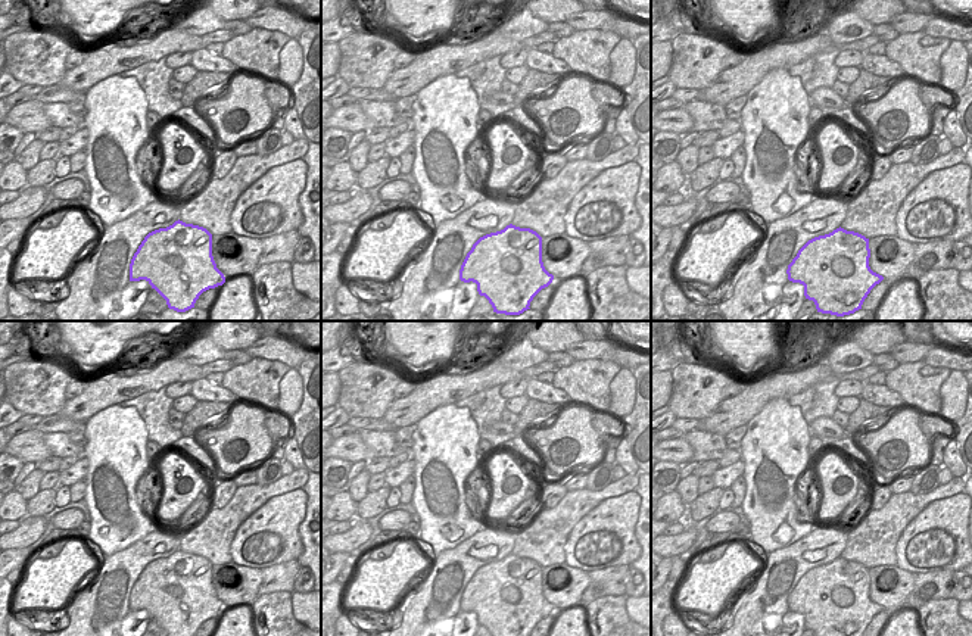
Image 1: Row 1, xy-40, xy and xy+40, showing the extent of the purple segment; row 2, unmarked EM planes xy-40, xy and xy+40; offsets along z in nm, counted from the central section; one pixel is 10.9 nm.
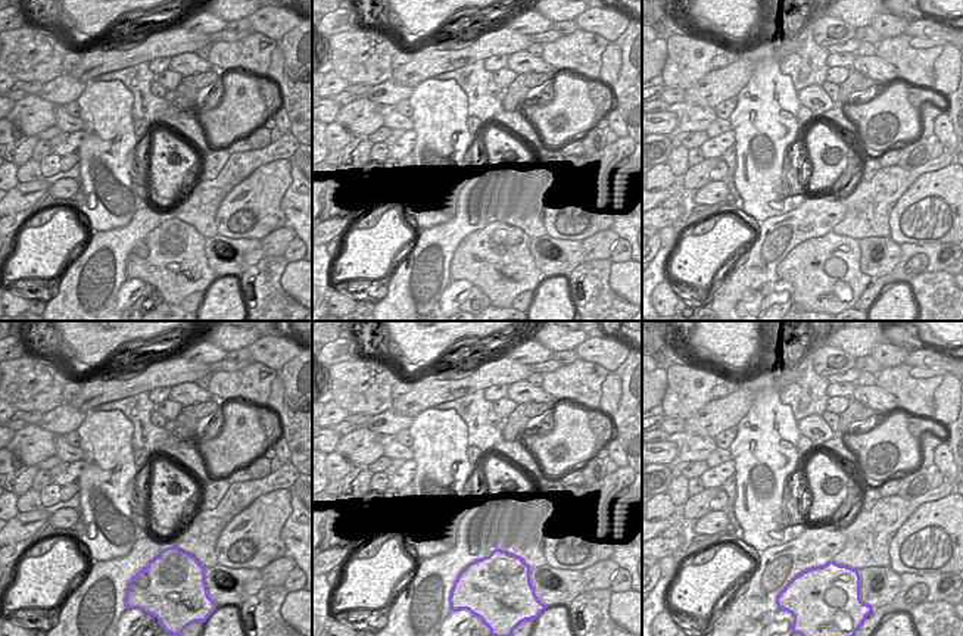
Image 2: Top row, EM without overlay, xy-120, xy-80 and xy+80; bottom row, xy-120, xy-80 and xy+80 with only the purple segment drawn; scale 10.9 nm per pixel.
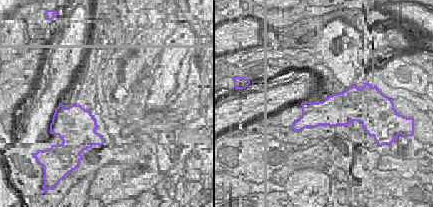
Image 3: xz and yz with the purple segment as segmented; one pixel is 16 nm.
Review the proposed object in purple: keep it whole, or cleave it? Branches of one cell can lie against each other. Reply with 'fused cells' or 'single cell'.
fused cells

